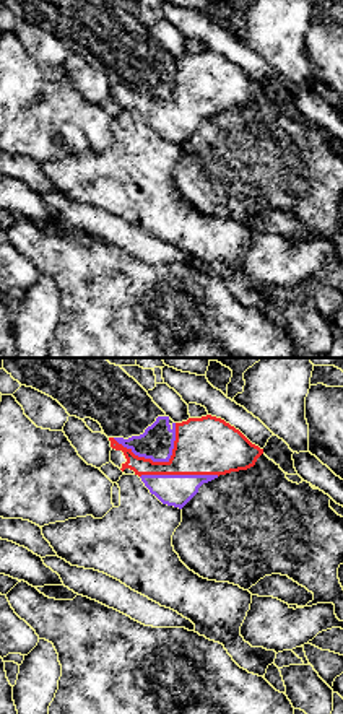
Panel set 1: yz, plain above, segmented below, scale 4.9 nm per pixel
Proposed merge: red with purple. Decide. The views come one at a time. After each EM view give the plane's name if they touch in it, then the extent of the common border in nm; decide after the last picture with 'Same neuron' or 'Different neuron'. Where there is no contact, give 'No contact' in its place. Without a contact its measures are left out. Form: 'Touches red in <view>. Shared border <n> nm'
Touches red in yz. Shared border 320 nm

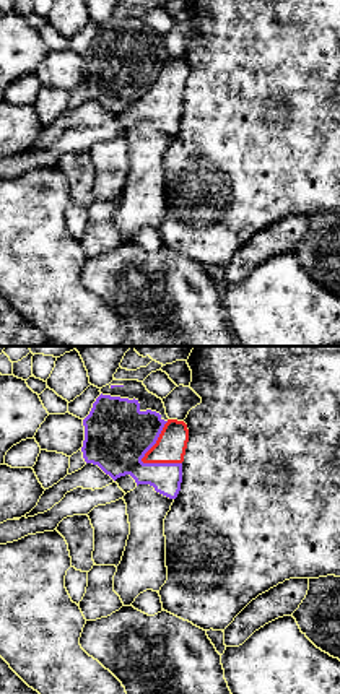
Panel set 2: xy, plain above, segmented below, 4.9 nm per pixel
Touches red in xy. Shared border 240 nm

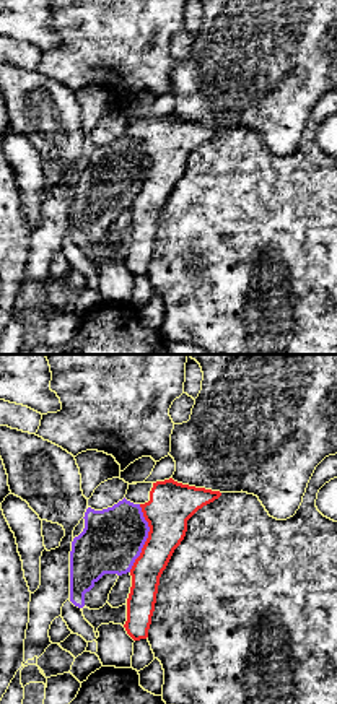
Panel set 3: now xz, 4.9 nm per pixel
Touches red in xz. Shared border 340 nm

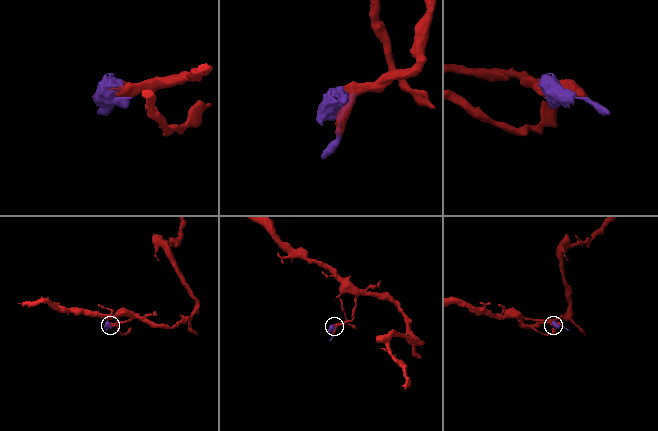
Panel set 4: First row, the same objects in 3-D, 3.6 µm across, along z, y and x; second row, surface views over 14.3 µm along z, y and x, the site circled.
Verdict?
Different neuron

